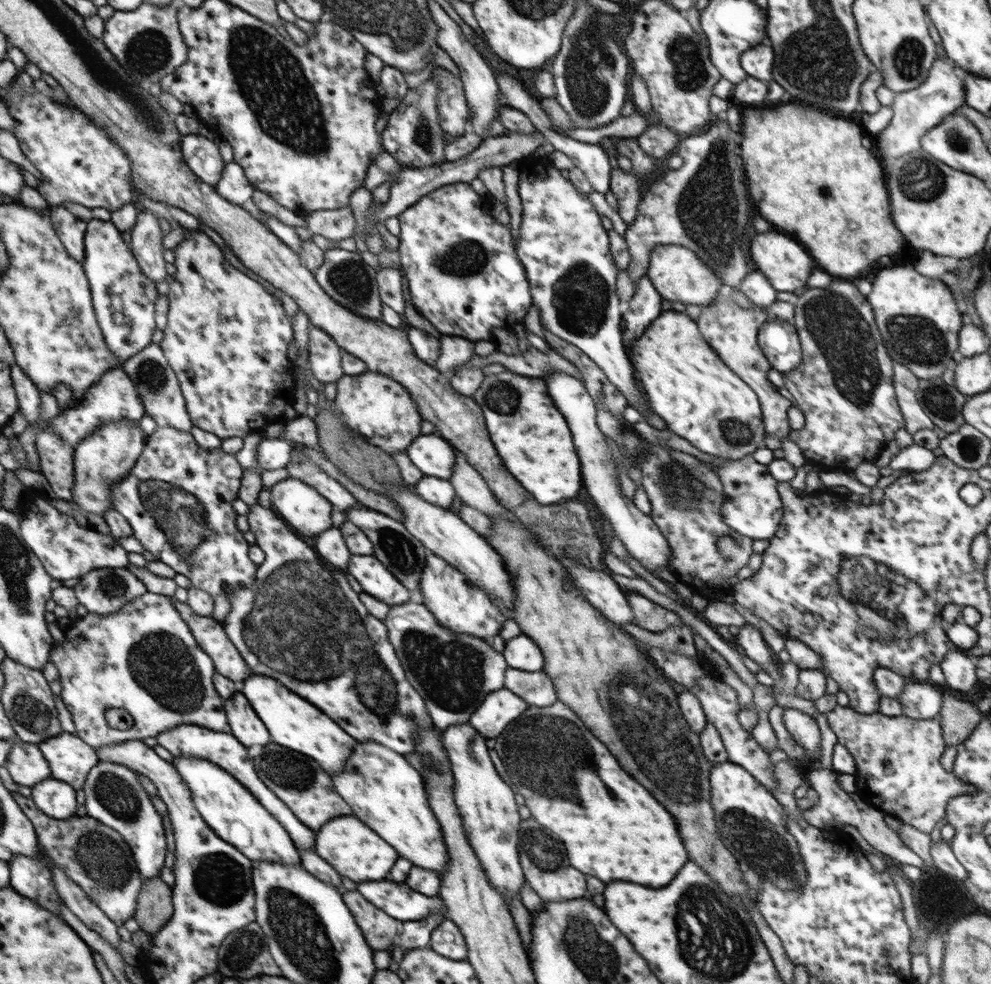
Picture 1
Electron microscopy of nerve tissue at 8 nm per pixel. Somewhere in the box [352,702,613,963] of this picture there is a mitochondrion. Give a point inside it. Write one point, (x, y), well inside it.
(547, 730)

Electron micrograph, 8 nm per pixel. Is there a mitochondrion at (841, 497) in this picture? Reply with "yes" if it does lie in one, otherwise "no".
no

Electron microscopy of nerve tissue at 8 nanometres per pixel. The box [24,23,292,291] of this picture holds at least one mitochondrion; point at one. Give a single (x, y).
(147, 53)

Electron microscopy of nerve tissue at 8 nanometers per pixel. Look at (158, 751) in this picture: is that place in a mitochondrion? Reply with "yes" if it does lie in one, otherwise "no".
no

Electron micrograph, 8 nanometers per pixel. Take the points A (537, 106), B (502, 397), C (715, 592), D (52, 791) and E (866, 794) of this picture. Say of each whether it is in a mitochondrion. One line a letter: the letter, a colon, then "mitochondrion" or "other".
A: other
B: mitochondrion
C: other
D: other
E: other

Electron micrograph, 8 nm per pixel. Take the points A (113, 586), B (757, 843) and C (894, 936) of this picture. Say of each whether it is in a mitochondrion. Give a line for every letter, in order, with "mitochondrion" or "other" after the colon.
A: mitochondrion
B: mitochondrion
C: other

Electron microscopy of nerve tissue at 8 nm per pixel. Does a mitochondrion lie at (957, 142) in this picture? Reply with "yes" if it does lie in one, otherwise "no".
yes

